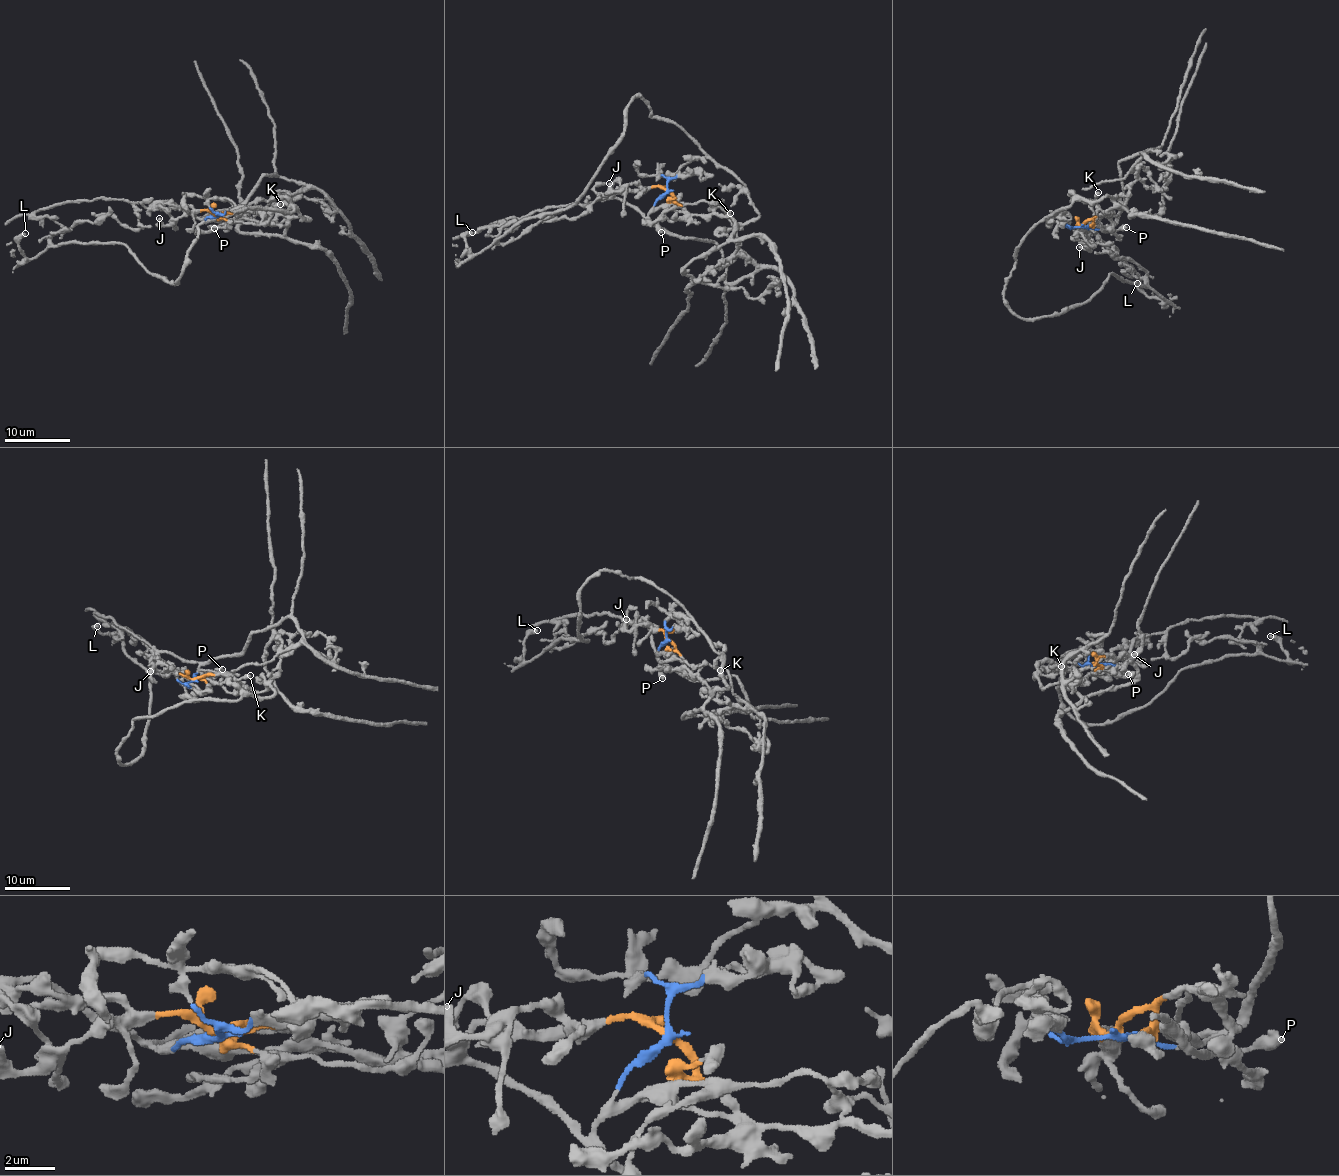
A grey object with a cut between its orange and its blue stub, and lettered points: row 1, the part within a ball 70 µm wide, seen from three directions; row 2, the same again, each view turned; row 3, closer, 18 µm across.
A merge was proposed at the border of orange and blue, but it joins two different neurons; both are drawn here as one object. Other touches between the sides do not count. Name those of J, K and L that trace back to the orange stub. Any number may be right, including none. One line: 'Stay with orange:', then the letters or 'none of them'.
Stay with orange: J, K, L

